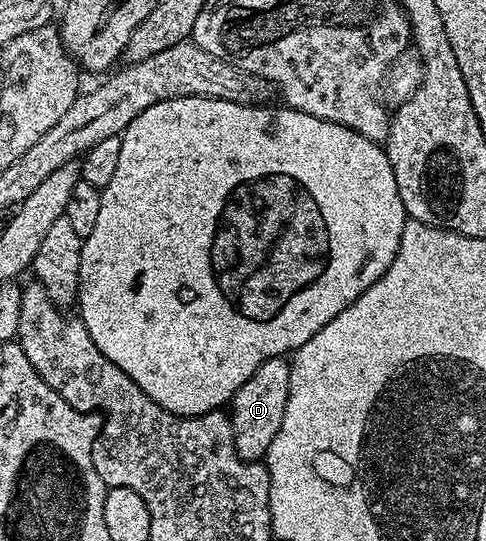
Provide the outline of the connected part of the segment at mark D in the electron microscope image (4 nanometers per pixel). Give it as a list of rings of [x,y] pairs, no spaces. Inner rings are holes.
[[[287,356],[271,357],[238,387],[230,402],[230,416],[234,431],[234,447],[243,461],[260,461],[267,458],[270,443],[274,443],[274,435],[278,435],[278,427],[282,427],[282,415],[286,415],[286,399],[290,395],[290,361]]]

